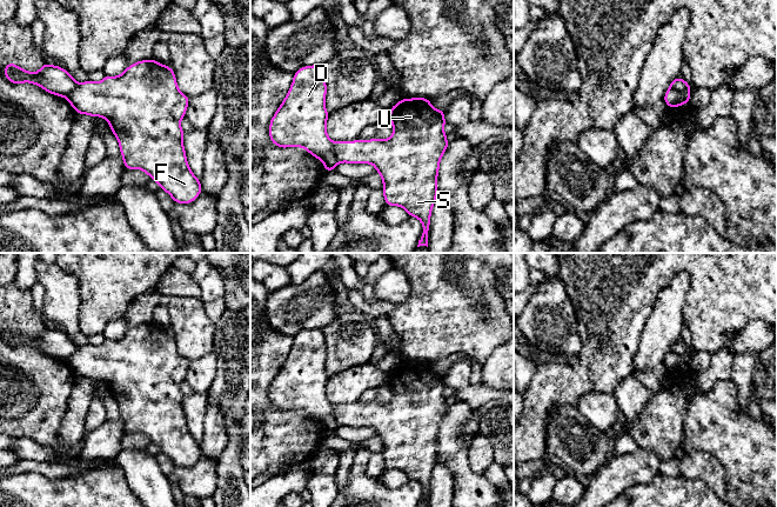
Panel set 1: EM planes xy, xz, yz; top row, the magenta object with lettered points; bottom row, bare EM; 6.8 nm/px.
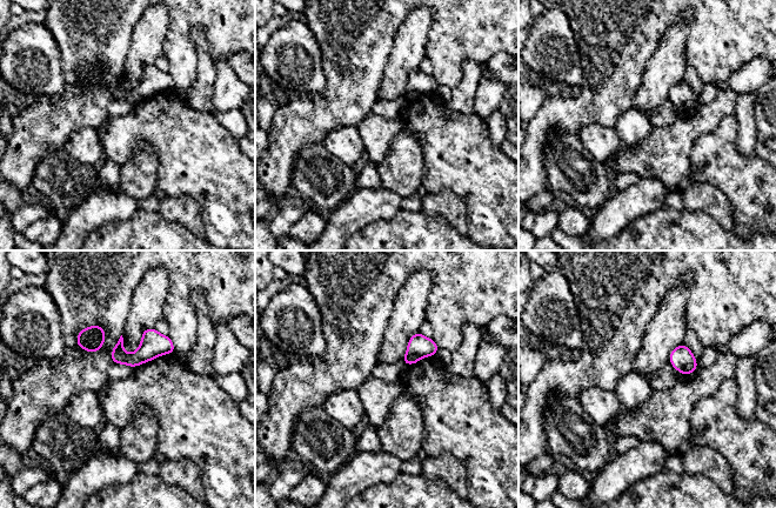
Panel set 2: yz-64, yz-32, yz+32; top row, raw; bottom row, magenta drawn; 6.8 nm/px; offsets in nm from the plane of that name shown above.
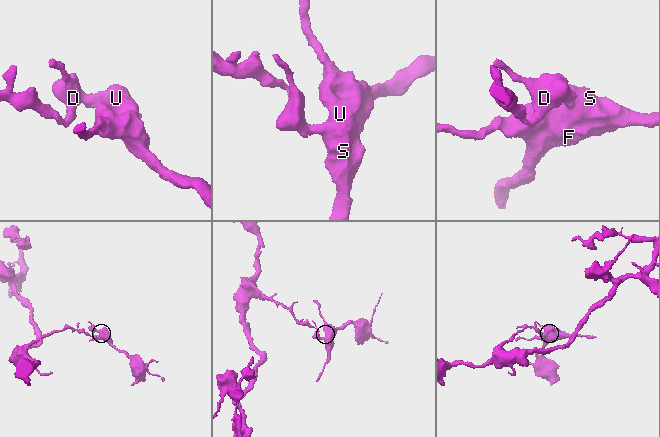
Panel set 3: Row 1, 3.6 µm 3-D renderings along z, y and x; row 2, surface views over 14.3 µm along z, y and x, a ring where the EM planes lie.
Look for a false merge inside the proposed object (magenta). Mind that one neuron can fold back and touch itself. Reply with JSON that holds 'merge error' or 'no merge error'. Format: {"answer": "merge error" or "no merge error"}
{"answer": "merge error"}

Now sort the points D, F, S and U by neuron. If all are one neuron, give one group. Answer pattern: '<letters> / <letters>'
D / F S U

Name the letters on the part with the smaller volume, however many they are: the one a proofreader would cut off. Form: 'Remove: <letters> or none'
Remove: F, S, U

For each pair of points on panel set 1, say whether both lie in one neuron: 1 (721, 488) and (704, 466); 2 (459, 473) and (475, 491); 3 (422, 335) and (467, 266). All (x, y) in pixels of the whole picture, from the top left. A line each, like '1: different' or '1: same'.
1: same
2: same
3: same

